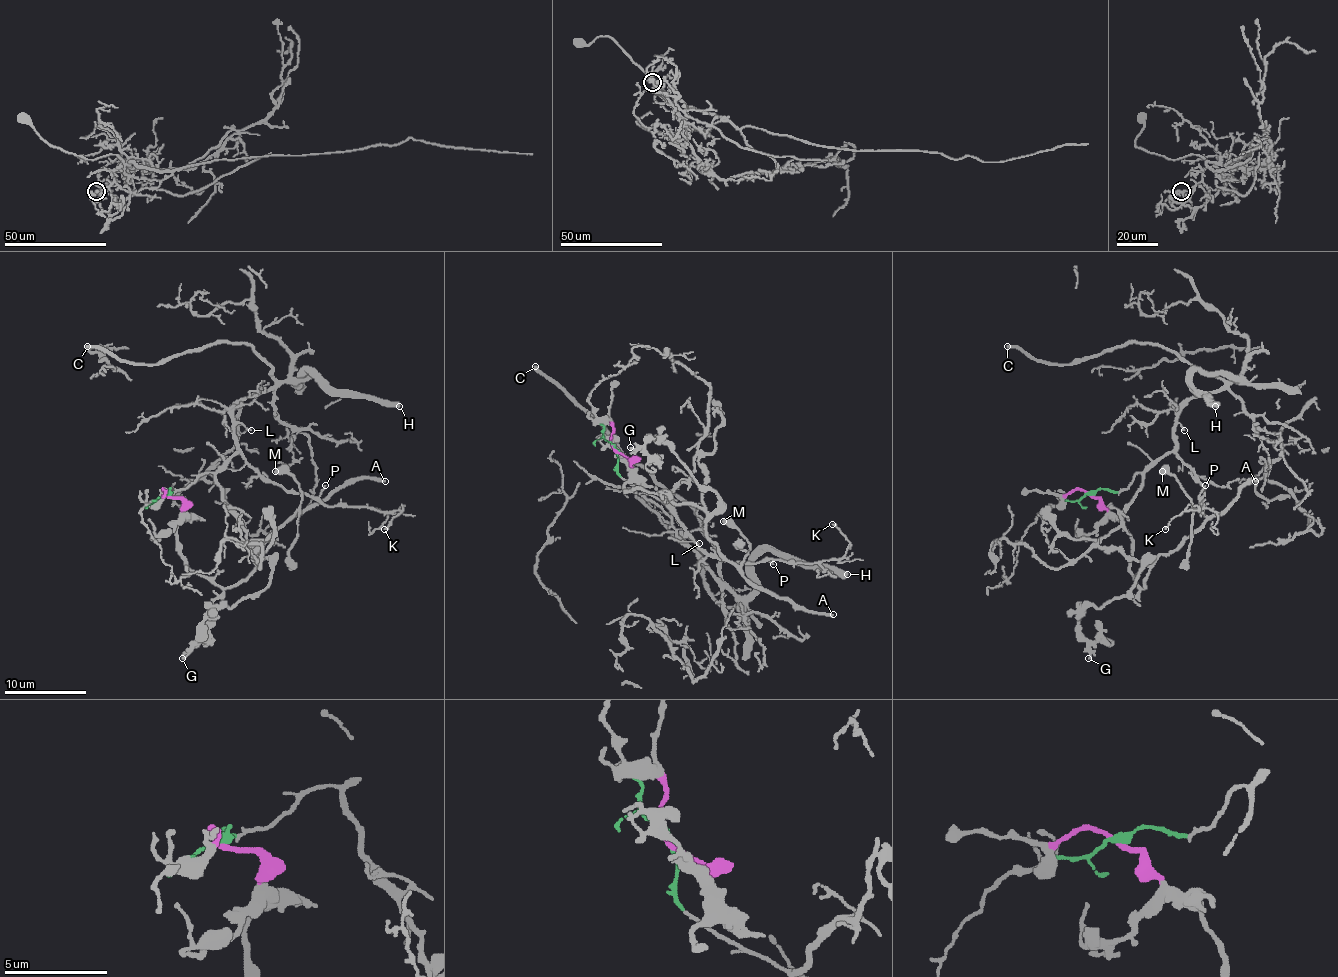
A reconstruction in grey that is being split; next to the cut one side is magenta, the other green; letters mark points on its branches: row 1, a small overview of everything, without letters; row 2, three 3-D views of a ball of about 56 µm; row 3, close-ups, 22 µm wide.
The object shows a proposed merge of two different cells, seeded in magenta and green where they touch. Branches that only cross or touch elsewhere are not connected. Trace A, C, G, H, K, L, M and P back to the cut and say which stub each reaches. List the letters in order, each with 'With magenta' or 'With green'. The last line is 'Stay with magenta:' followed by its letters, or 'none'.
A: With magenta
C: With green
G: With magenta
H: With green
K: With green
L: With green
M: With magenta
P: With green
Stay with magenta: A, G, M

